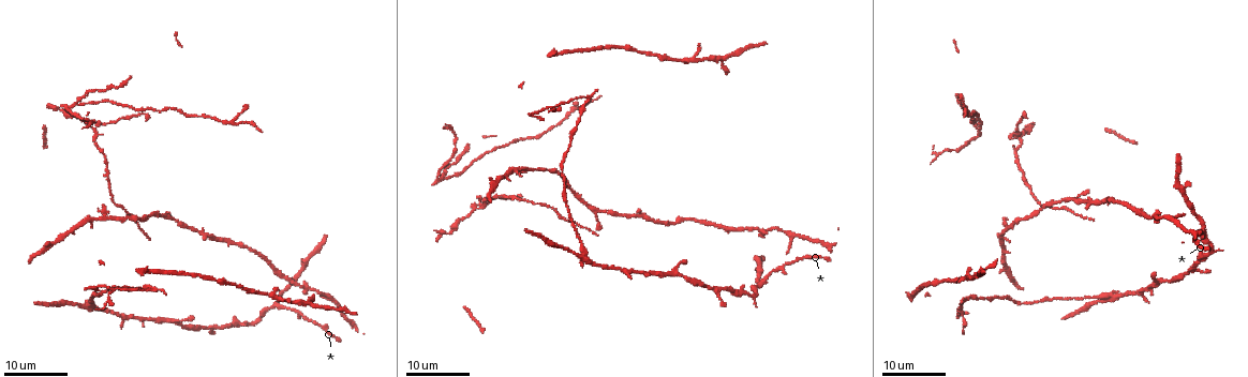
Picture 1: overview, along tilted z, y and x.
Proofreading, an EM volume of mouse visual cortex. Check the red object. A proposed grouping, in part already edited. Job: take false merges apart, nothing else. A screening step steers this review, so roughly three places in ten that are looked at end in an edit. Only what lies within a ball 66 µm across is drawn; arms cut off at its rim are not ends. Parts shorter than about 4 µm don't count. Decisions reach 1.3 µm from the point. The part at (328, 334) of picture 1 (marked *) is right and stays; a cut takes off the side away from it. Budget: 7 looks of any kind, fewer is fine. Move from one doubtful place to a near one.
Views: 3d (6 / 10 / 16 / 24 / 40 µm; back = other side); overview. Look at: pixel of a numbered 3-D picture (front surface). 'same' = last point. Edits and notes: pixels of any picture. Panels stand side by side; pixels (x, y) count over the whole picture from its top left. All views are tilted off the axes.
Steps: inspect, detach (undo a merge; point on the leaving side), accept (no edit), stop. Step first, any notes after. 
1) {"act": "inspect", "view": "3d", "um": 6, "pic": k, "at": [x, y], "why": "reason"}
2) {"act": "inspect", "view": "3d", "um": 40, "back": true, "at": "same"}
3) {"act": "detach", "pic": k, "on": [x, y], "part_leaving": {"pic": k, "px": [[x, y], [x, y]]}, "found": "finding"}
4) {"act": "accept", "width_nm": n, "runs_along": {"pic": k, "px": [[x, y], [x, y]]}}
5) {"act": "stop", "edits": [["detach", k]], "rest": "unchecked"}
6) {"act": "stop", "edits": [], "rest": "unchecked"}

{"act": "inspect", "view": "3d", "um": 16, "pic": 1, "at": [108, 181], "why": "calibre changes"}

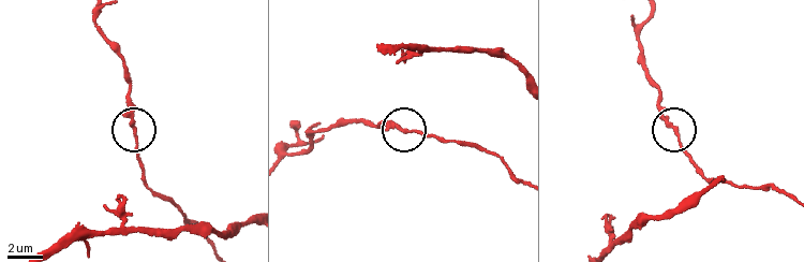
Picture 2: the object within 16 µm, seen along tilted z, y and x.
{"act": "inspect", "view": "3d", "um": 10, "pic": 2, "at": [402, 129]}

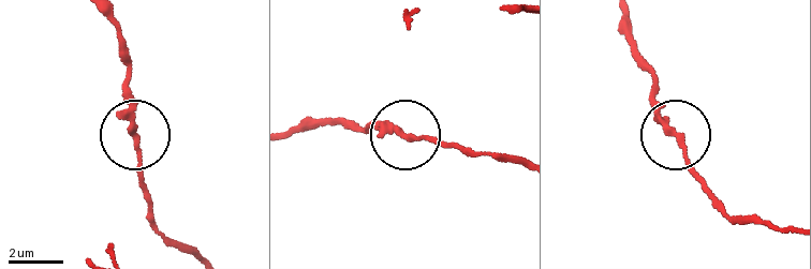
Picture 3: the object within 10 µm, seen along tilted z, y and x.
{"act": "detach", "pic": 3, "on": [141, 153], "width_nm": 190, "part_leaving": {"pic": 3, "px": [[132, 117], [151, 215], [166, 237], [194, 251]]}, "found": "two neurons meet here"}

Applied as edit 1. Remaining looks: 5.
{"act": "inspect", "view": "3d", "um": 16, "pic": 1, "at": [480, 202], "why": "small branch off a trunk"}

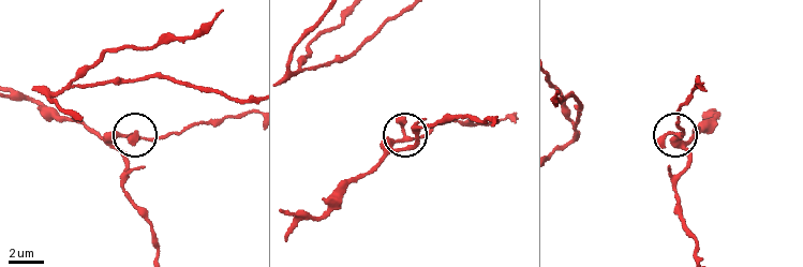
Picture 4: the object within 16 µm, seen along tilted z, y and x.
{"act": "inspect", "view": "3d", "um": 6, "pic": 4, "at": [680, 132], "why": "closer look"}

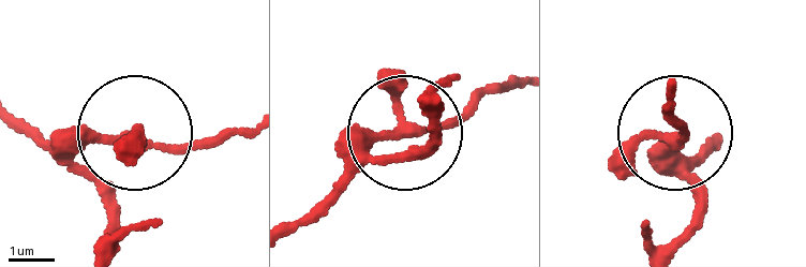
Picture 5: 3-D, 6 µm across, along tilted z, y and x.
{"act": "accept", "width_nm": 180, "found": "all the same neuron"}

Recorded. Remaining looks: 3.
{"act": "inspect", "view": "3d", "um": 16, "pic": 1, "at": [597, 216], "why": "four-way junction"}

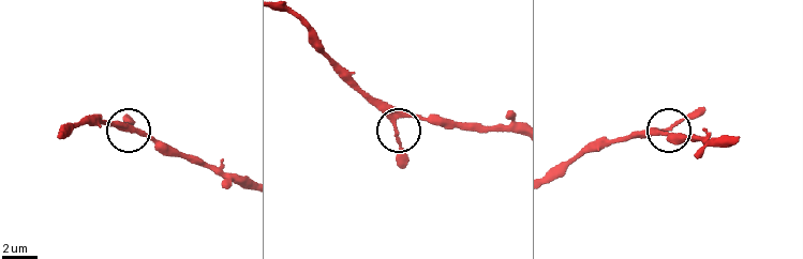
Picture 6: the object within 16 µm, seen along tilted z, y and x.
{"act": "inspect", "view": "3d", "um": 6, "pic": 6, "at": [396, 124]}

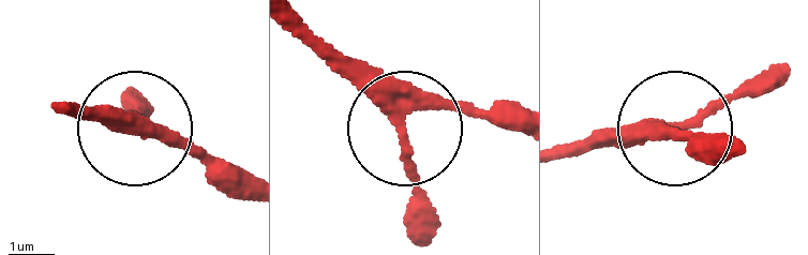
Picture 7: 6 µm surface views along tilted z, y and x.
{"act": "accept", "runs_along": {"pic": 7, "px": [[520, 119], [427, 109], [406, 120], [422, 225]]}, "found": "continuous, no second neuron"}

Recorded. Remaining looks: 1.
{"act": "inspect", "view": "3d", "um": 16, "pic": 2, "at": [123, 227], "why": "four arms meet"}

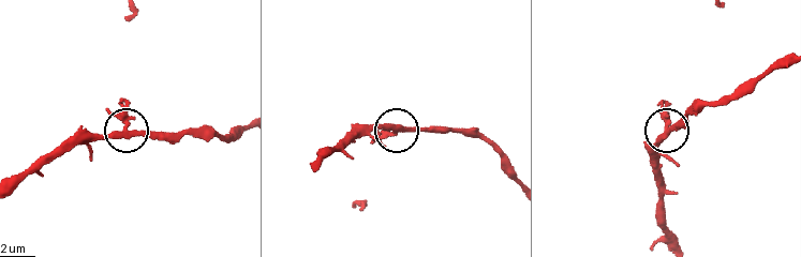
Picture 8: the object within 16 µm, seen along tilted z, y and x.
{"act": "accept", "side_arm_um": 16, "runs_along": {"pic": 8, "px": [[784, 64], [730, 99], [682, 116], [680, 123], [644, 147]]}, "found": "all the same neuron"}

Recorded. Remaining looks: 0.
{"act": "stop", "edits": [["detach", 3]], "rest": "unchecked"}

